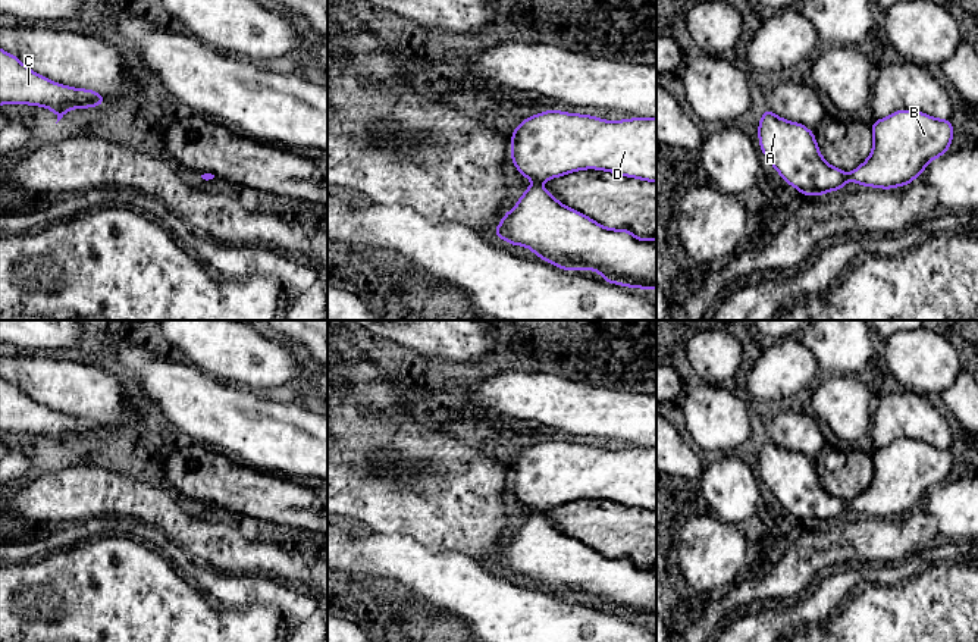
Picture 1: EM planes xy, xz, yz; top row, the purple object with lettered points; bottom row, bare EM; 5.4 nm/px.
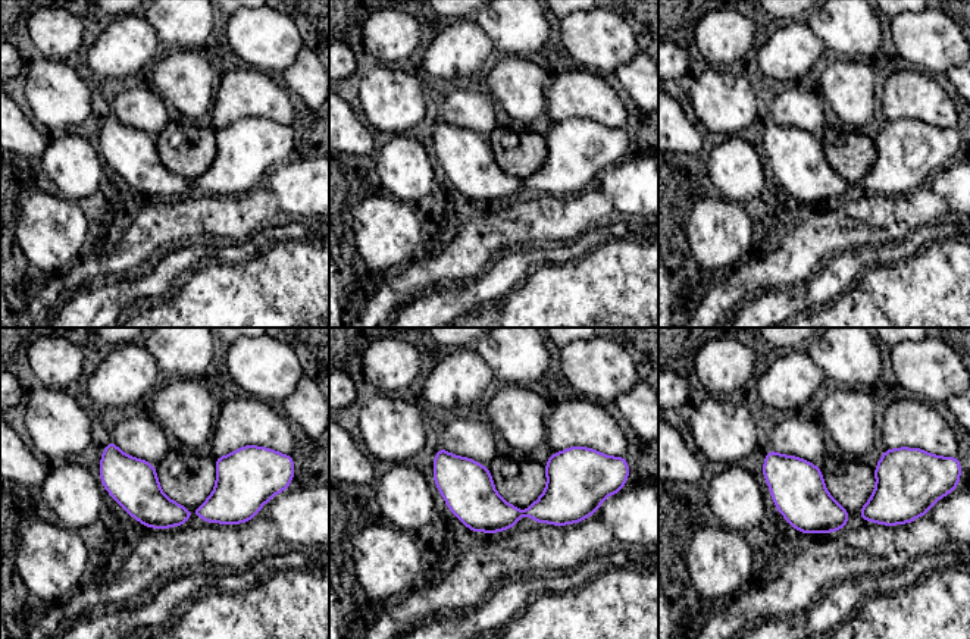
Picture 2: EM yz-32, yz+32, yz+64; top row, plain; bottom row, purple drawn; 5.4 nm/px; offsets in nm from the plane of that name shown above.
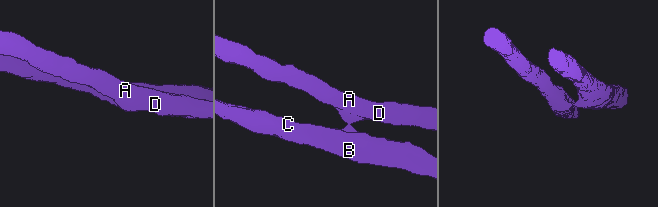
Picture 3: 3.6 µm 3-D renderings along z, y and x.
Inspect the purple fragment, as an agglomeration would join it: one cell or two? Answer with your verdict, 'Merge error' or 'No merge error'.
Merge error

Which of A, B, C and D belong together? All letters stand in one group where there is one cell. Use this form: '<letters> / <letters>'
A D / B C

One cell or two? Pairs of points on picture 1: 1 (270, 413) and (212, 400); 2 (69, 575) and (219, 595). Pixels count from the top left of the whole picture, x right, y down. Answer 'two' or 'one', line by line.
1: one
2: two

